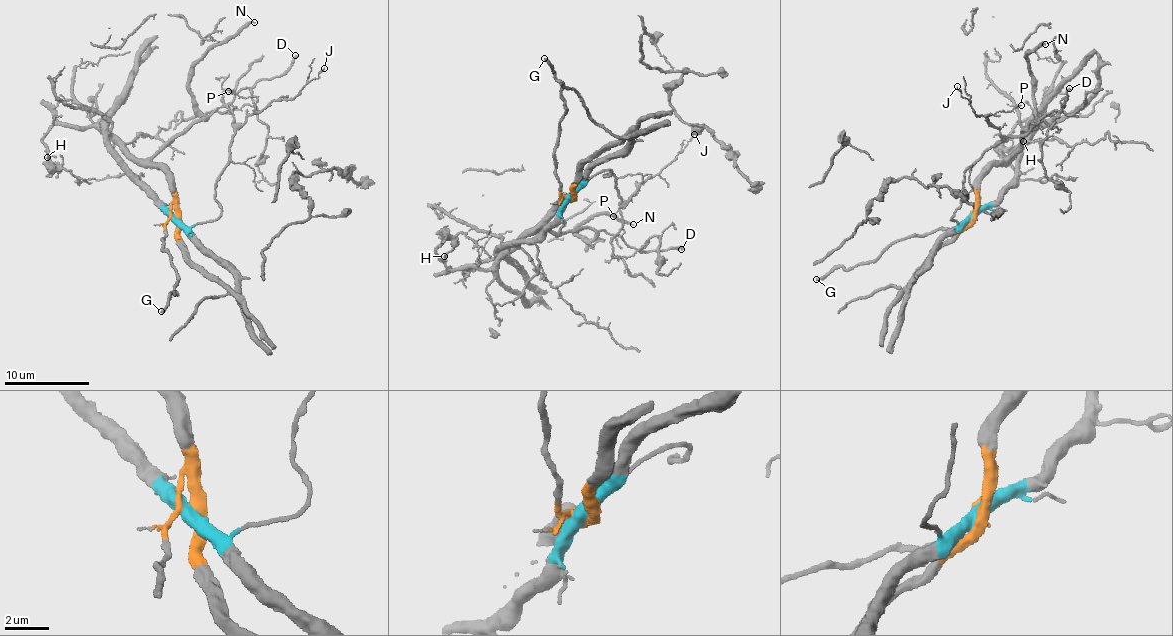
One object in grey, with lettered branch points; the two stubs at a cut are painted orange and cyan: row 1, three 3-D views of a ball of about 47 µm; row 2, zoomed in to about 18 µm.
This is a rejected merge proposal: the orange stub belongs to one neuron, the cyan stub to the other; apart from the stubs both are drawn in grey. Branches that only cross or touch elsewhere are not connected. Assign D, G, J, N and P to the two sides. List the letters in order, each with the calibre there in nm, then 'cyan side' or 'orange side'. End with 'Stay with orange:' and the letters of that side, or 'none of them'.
D: 190 nm | orange side
G: 260 nm | orange side
J: 120 nm | cyan side
N: 200 nm | orange side
P: 100 nm | cyan side
Stay with orange: D, G, N

